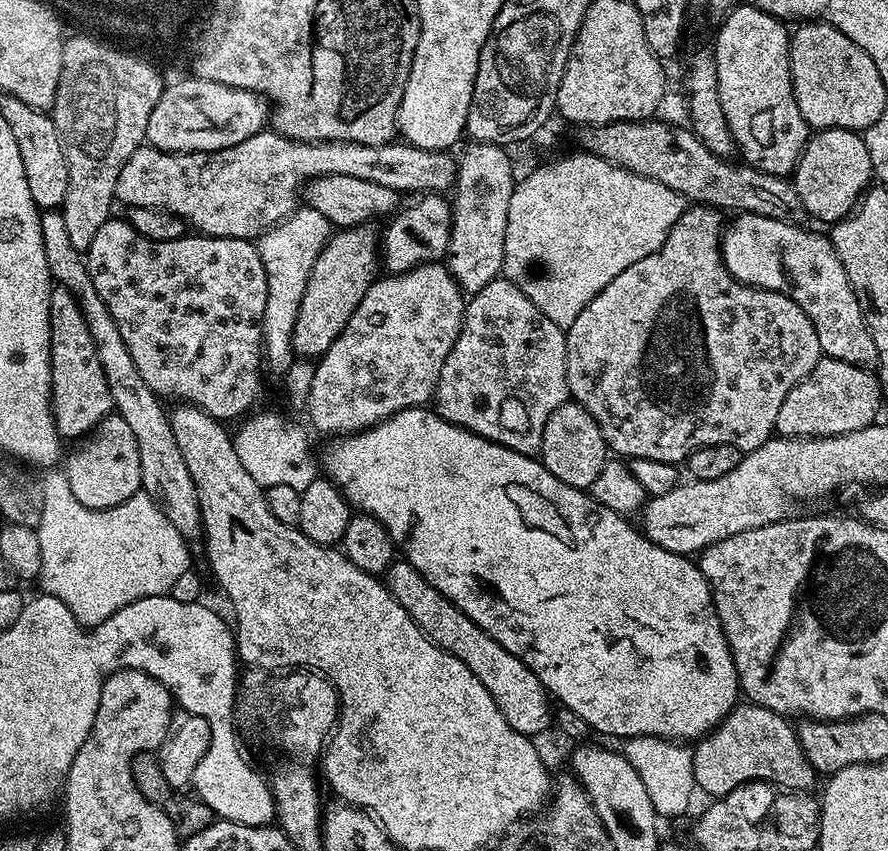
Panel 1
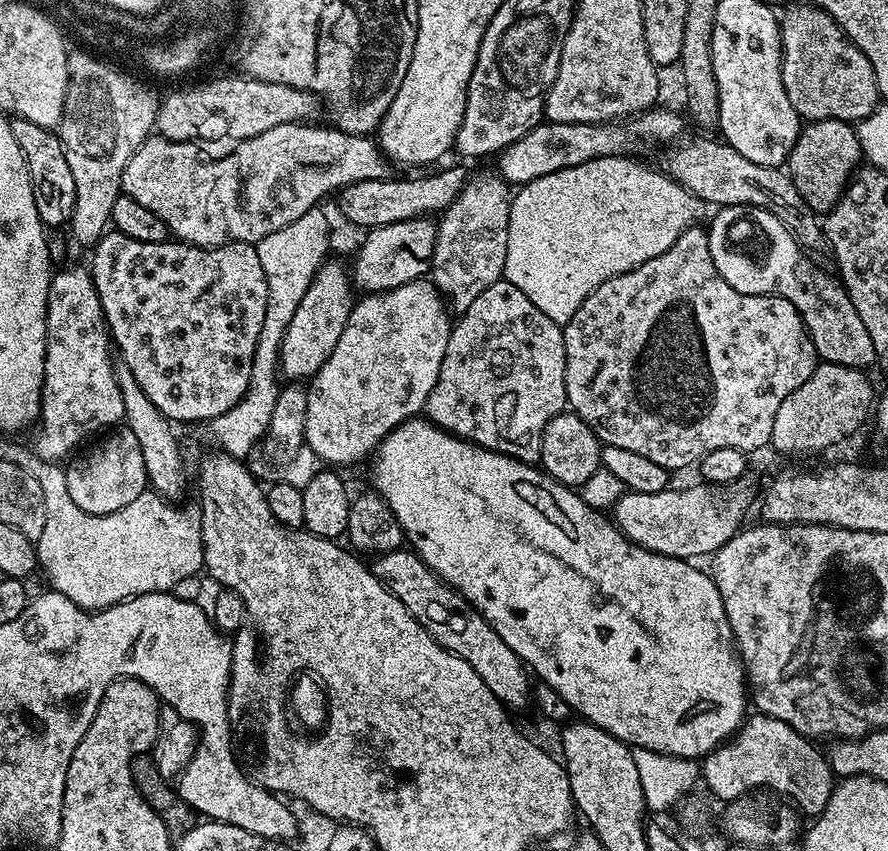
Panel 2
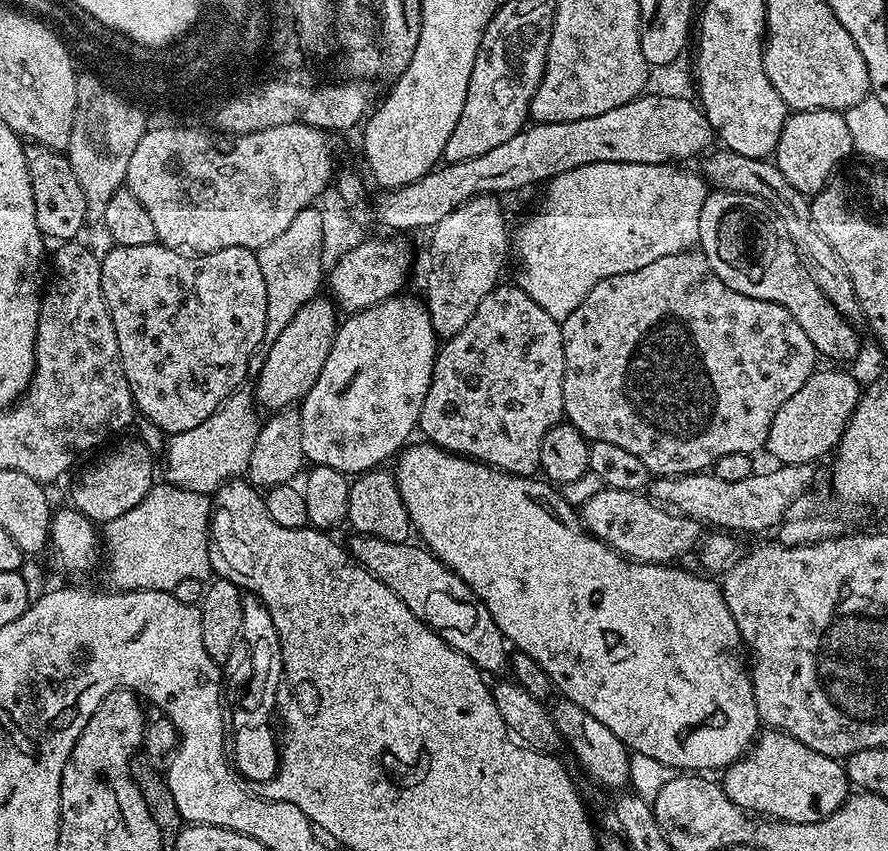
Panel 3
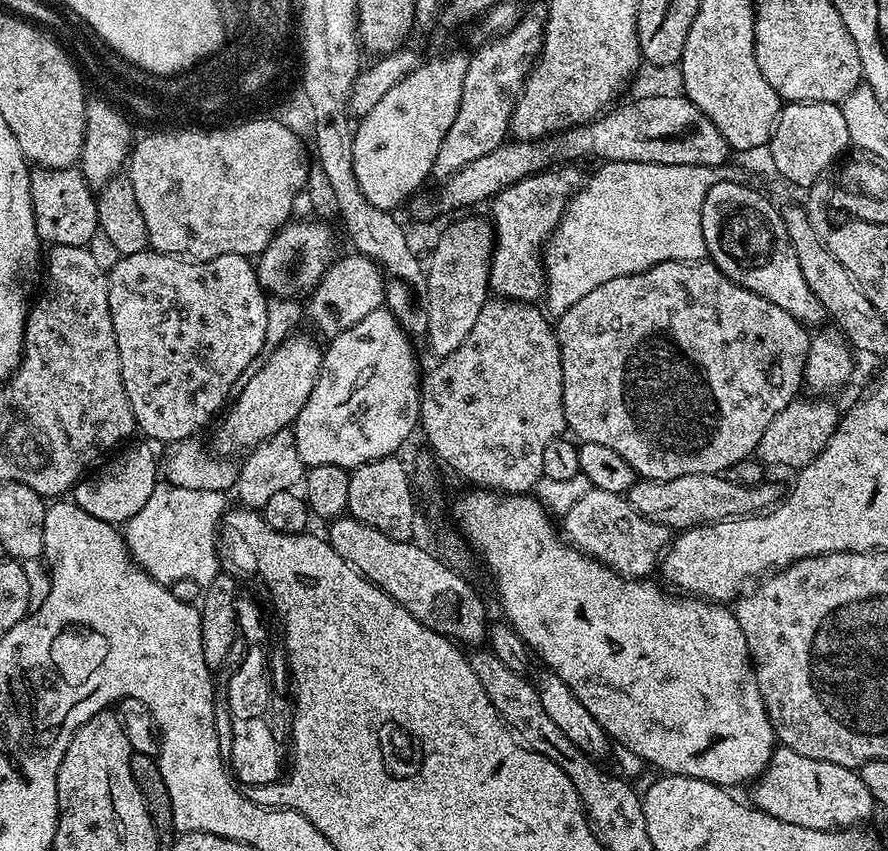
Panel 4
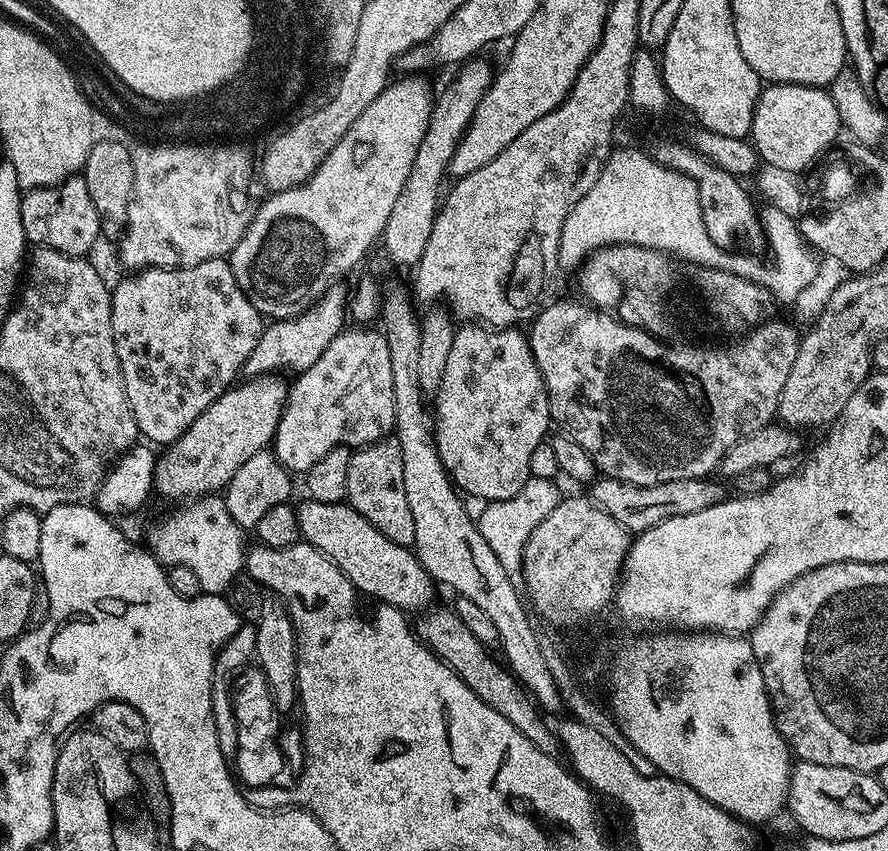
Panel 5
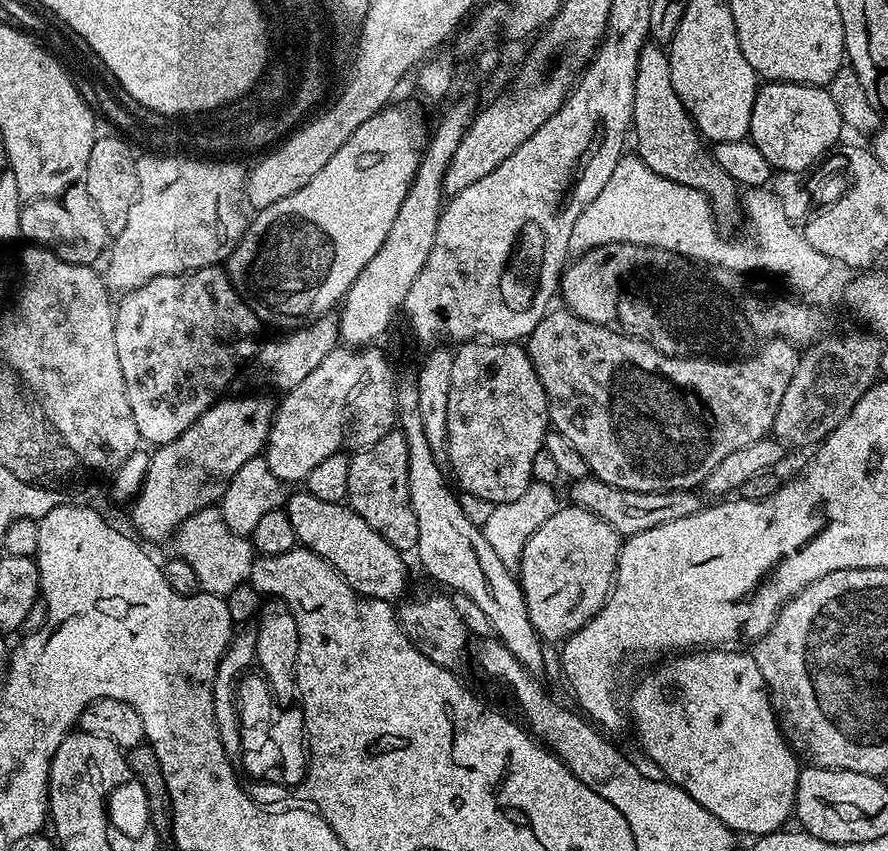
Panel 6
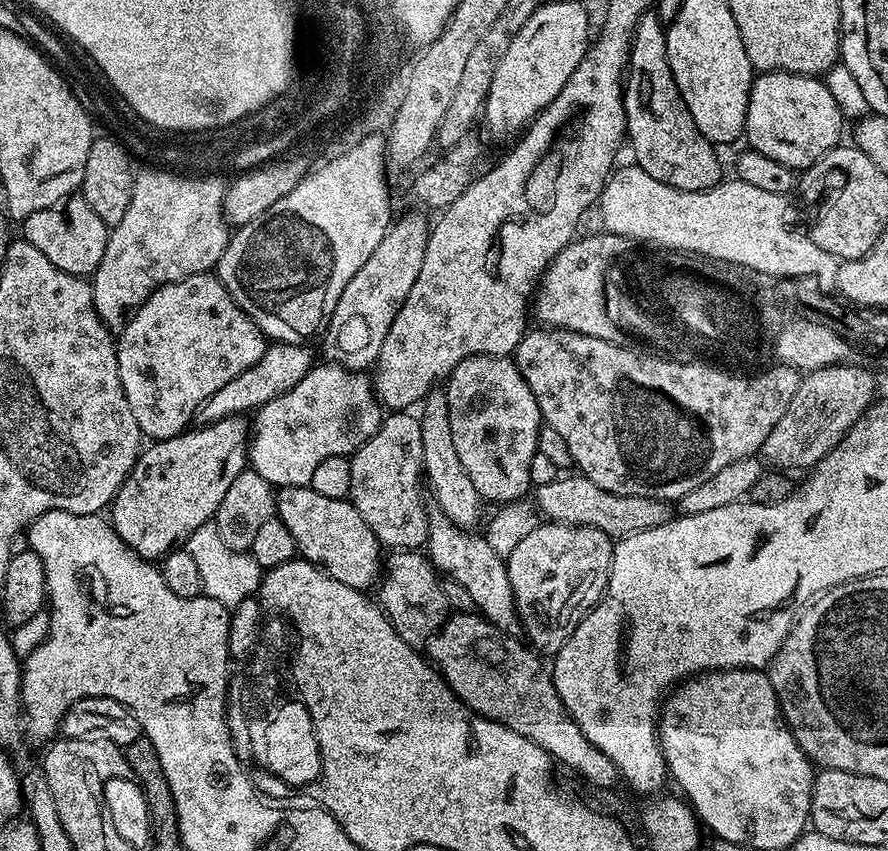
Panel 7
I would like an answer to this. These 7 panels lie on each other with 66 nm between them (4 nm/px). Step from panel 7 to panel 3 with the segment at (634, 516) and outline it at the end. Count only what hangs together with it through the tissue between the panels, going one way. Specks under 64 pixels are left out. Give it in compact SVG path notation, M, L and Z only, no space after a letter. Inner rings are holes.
M780 464L773 472L757 471L742 482L722 482L715 474L656 478L651 481L650 496L681 516L699 520L701 525L713 524L716 530L764 532L767 528L779 529L793 515L792 507L811 490L816 470L811 464Z

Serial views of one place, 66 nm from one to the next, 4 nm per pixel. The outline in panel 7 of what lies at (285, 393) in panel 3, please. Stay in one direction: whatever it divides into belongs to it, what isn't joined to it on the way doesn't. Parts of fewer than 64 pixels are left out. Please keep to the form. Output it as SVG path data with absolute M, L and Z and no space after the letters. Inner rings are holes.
M231 416L213 424L185 430L174 438L149 443L141 451L132 472L116 491L110 505L110 523L126 546L134 549L144 560L159 562L169 552L187 545L194 530L215 517L218 506L222 506L222 498L226 498L226 490L230 490L230 482L234 482L234 478L246 470L250 443L250 424L246 421L244 416Z

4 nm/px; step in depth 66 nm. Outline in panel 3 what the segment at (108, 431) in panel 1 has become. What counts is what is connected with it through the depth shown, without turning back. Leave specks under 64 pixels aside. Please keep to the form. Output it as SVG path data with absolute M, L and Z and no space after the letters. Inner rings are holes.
M140 439L122 441L113 452L94 461L77 478L72 488L71 507L100 526L109 524L114 518L122 518L122 514L126 514L126 510L134 510L134 506L138 506L152 488L152 460L154 453Z

